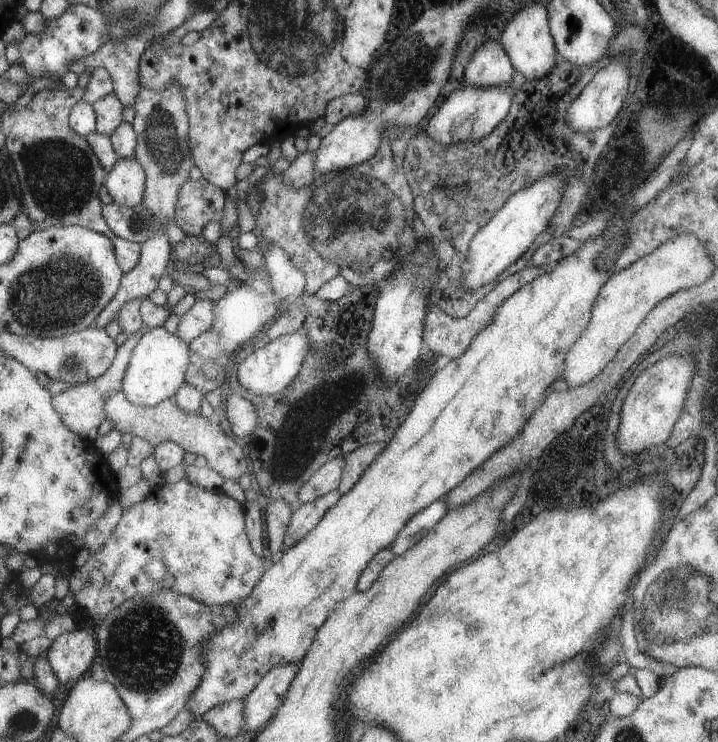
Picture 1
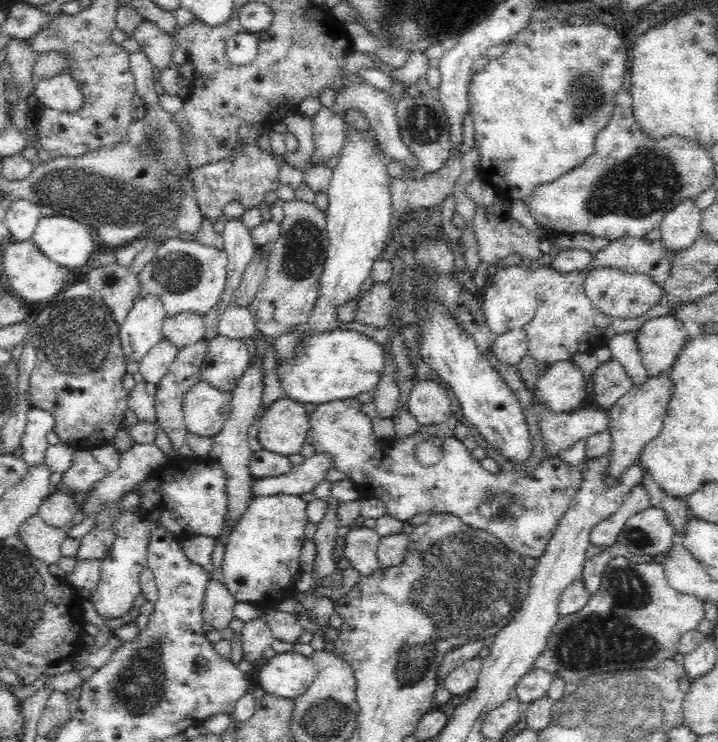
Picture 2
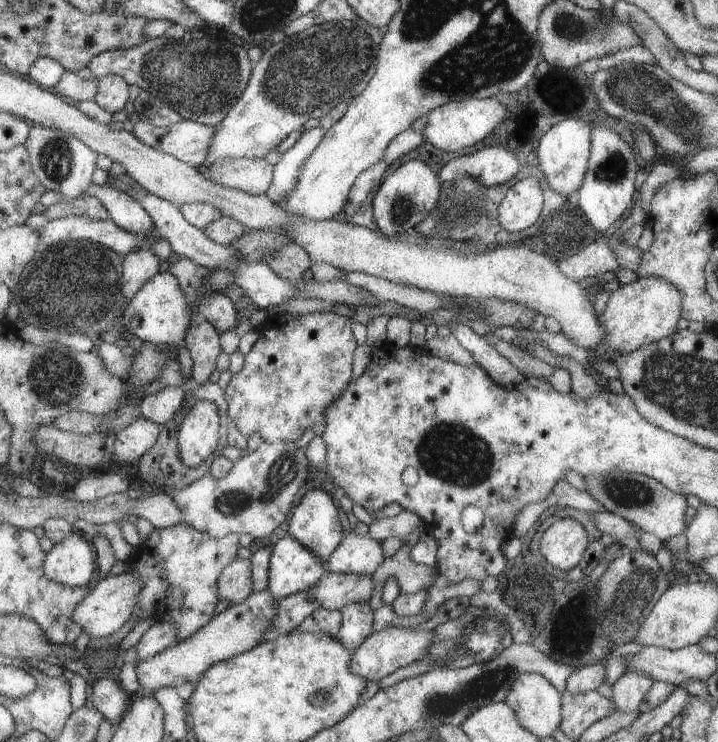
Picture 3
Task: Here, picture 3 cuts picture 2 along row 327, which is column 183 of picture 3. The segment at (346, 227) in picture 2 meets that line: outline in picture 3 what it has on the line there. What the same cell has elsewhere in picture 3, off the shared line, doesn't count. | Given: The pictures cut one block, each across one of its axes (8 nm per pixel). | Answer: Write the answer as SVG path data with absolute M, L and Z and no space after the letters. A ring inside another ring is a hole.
M169 271L155 273L126 304L122 321L130 335L137 336L143 343L181 346L186 338L185 330L189 330L189 322L185 295L175 276Z

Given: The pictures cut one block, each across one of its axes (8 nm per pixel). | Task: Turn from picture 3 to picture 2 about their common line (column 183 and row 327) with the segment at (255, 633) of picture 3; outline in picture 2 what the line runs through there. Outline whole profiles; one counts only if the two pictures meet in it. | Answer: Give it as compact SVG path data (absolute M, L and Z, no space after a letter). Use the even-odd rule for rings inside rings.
M671 314L644 322L634 333L641 364L649 377L668 373L682 350L687 331Z

